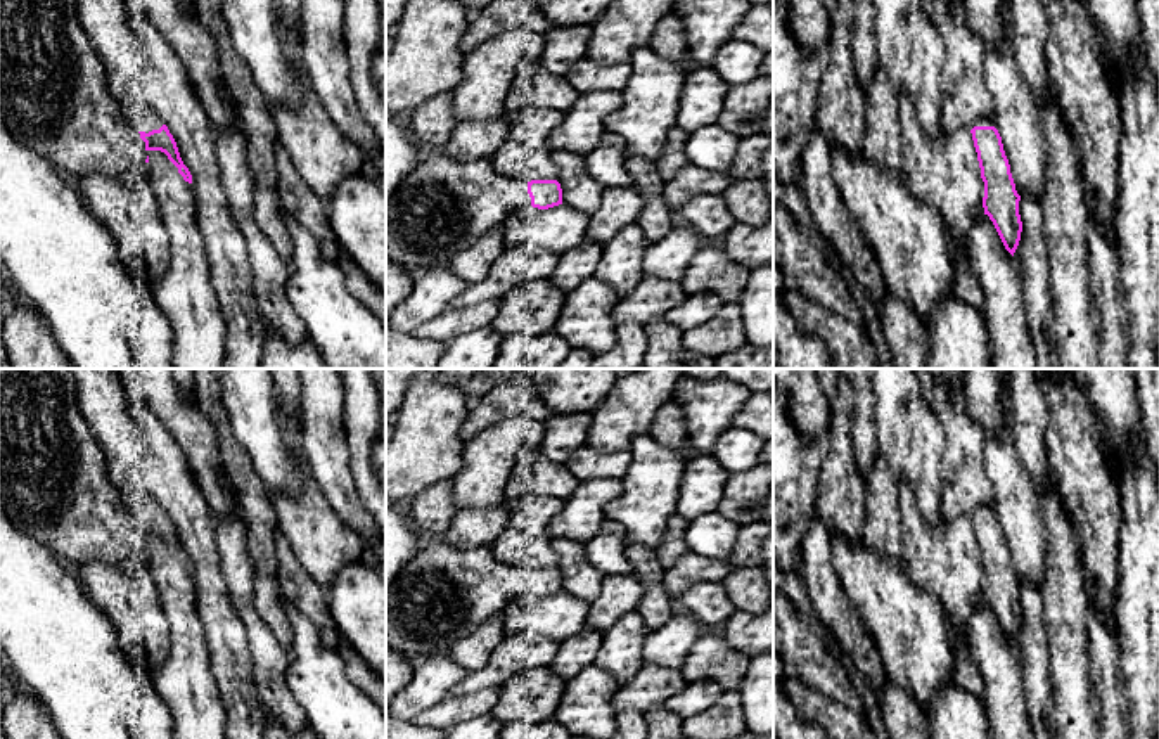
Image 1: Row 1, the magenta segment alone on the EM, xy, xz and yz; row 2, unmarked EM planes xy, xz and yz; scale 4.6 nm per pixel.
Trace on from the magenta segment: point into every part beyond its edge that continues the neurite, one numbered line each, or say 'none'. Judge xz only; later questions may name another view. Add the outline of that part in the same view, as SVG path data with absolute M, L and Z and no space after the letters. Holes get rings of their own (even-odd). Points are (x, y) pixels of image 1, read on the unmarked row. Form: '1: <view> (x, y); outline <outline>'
1: xz (443, 594); outline M426 538L419 554L386 588L386 646L412 661L446 654L457 640L477 630L495 613L503 613L522 594L531 594L526 568L498 562L488 547L455 549L443 538Z

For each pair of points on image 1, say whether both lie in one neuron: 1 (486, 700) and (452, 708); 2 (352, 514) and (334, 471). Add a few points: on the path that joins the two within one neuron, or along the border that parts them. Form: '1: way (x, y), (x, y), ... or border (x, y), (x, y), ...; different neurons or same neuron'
1: way (478, 703), (461, 708); same neuron
2: way (346, 504), (336, 481); same neuron

